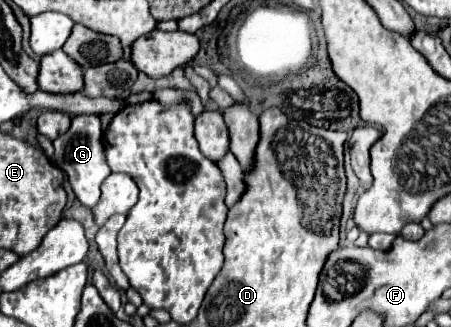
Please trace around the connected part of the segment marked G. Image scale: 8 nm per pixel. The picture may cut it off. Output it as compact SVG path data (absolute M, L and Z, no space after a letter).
M92 114L92 116L76 116L72 118L70 128L58 136L58 140L54 140L54 148L56 148L56 162L62 168L66 180L72 184L72 190L76 194L76 198L86 206L86 208L94 208L100 200L100 186L102 182L112 174L110 166L106 164L106 156L104 156L104 144L102 144L102 130L100 130L100 120Z

